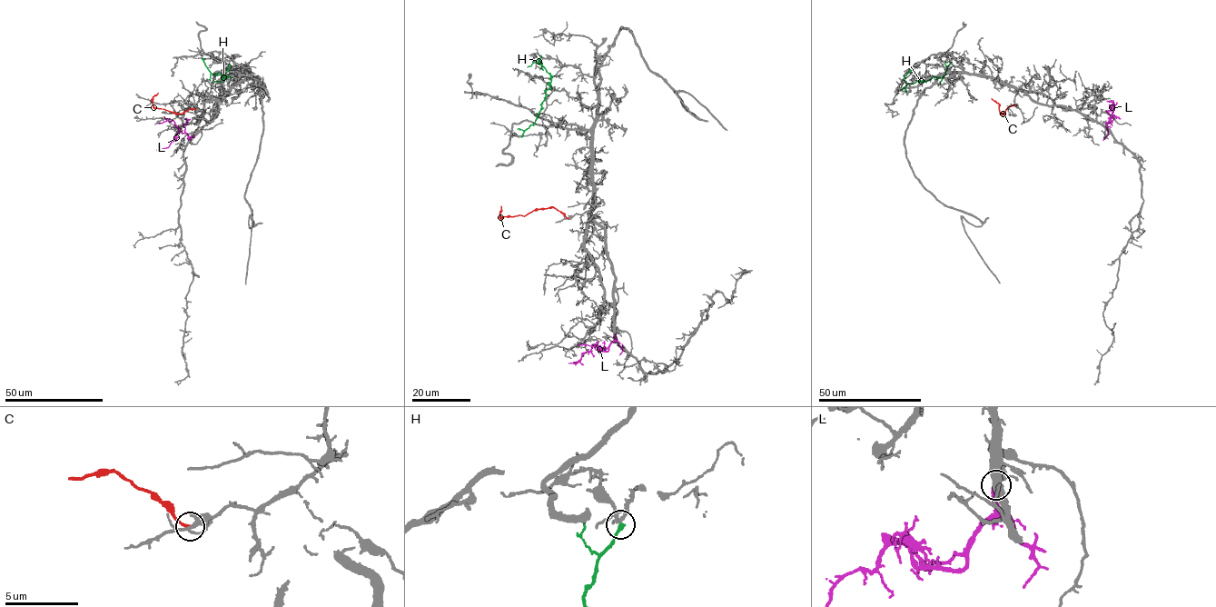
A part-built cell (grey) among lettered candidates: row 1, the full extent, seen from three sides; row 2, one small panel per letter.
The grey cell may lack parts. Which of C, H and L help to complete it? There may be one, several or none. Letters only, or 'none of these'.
L

